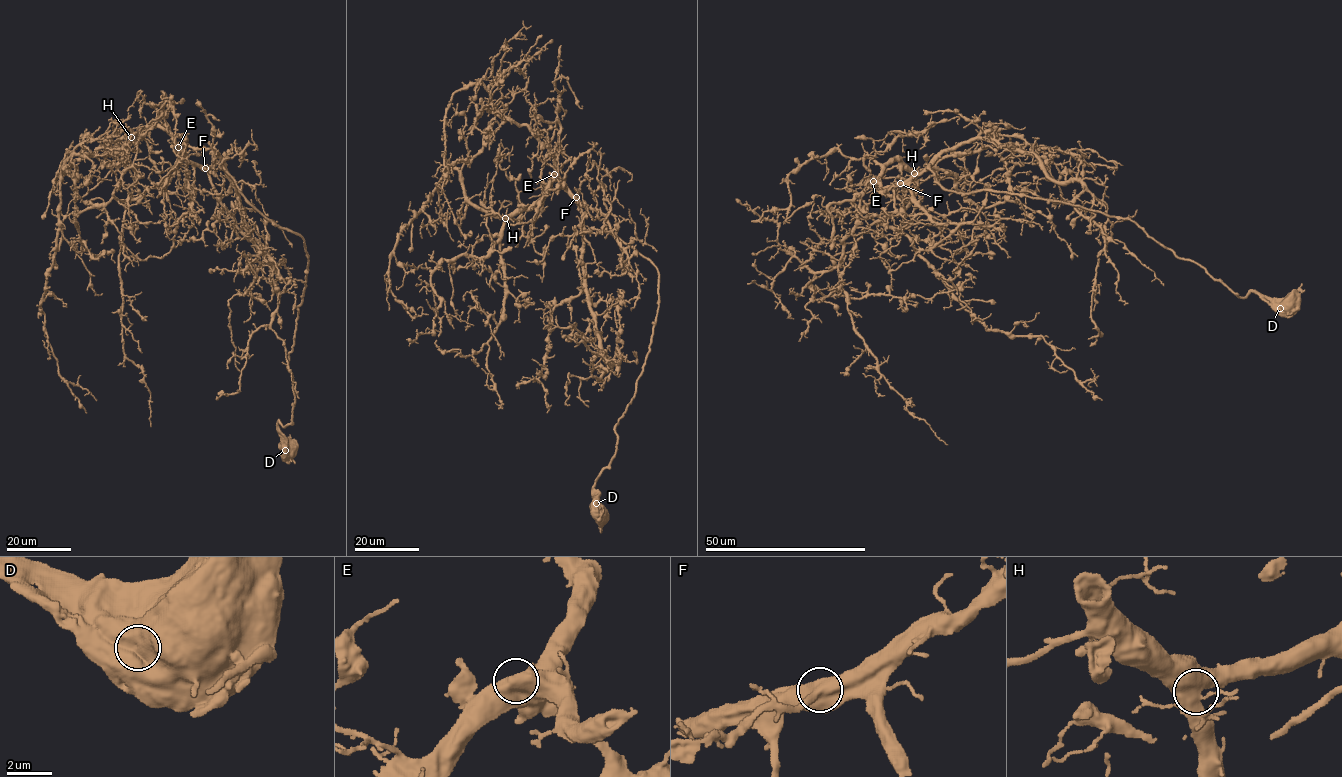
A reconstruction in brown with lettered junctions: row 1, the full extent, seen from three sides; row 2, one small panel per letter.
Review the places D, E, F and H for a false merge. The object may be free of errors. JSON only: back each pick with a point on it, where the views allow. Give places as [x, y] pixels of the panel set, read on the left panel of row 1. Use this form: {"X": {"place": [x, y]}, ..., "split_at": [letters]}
{"split_at": []}

